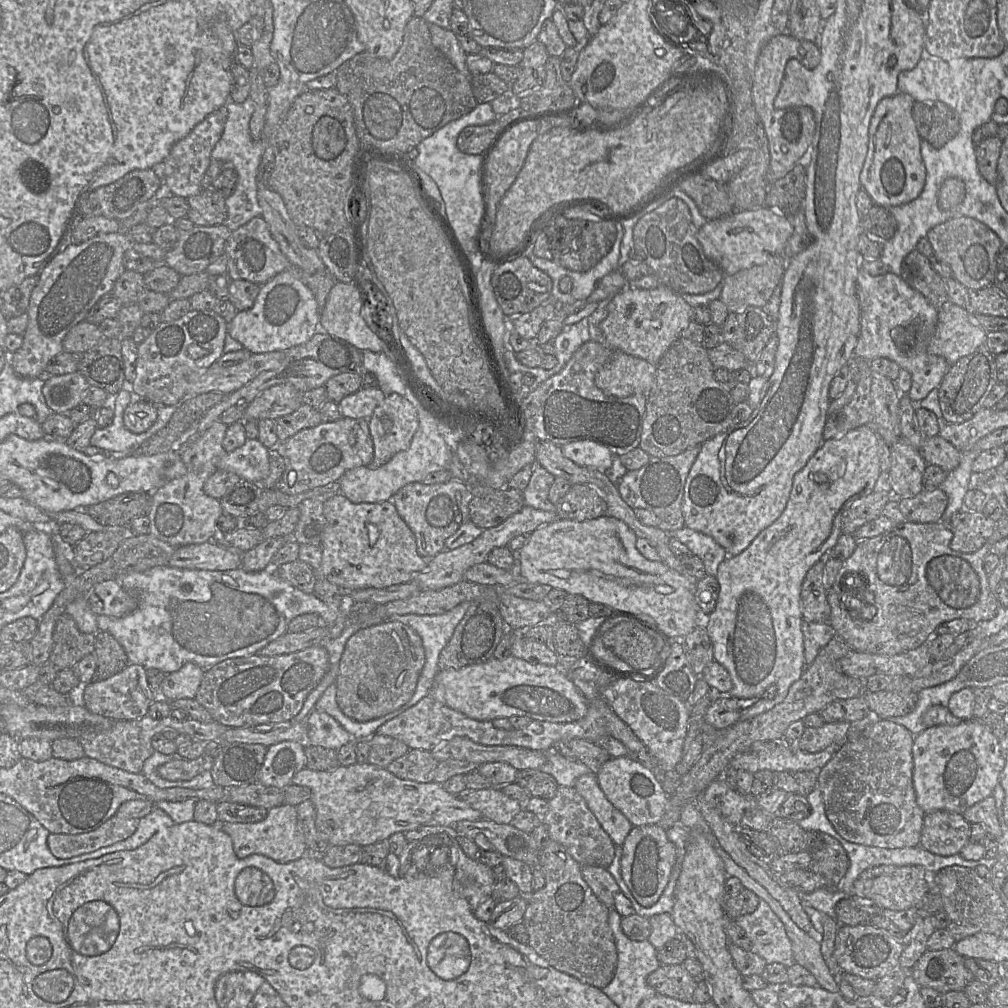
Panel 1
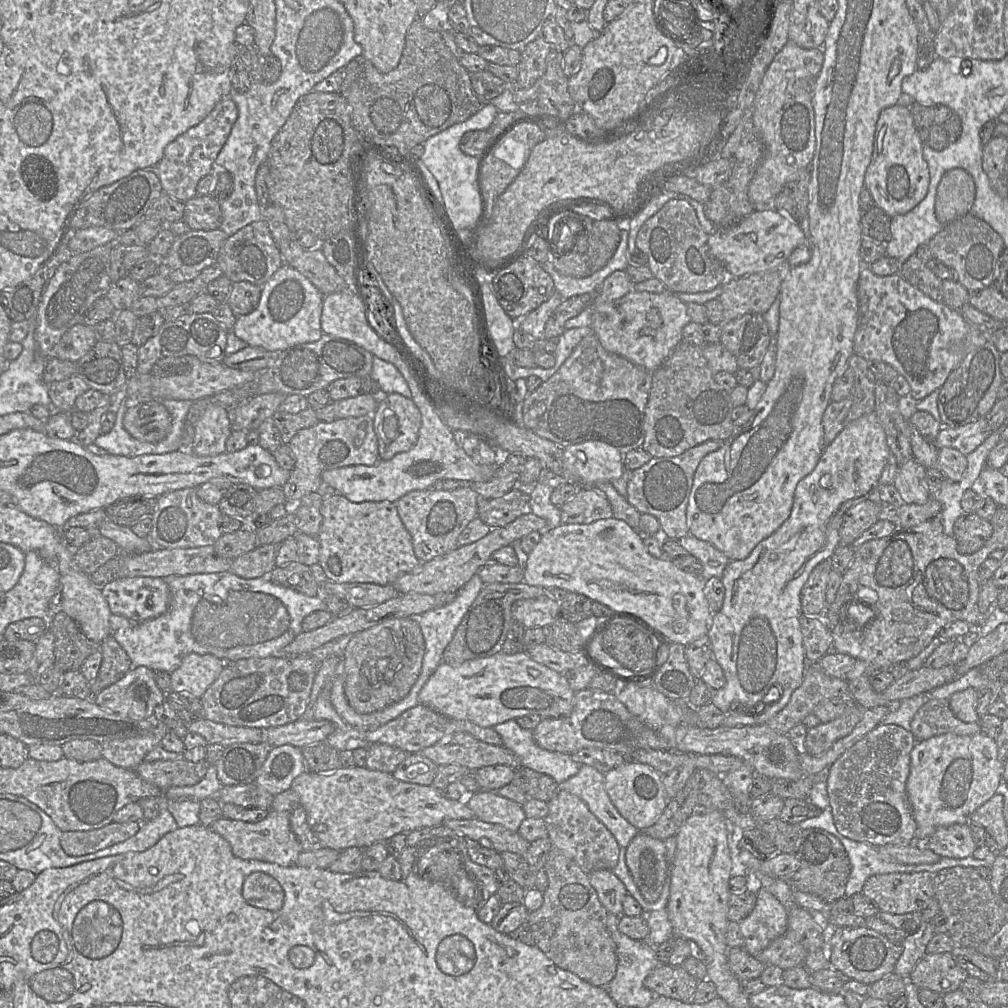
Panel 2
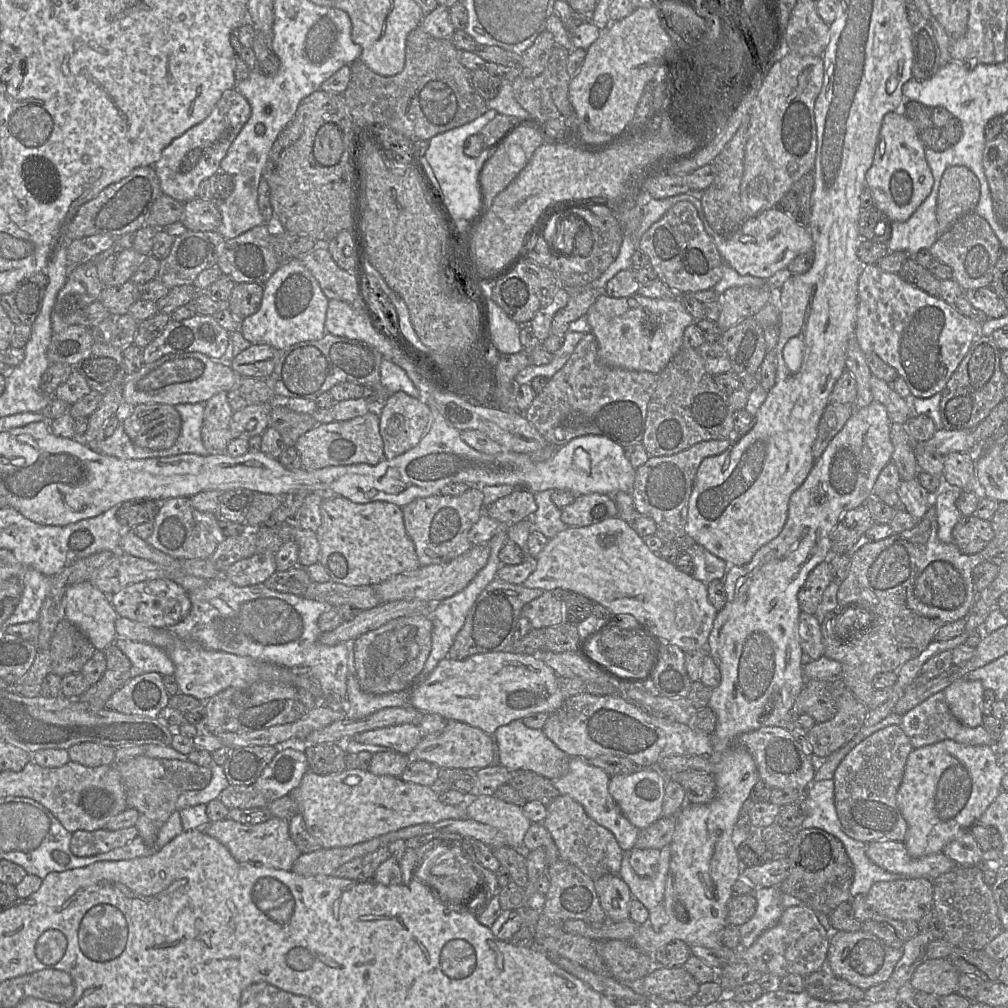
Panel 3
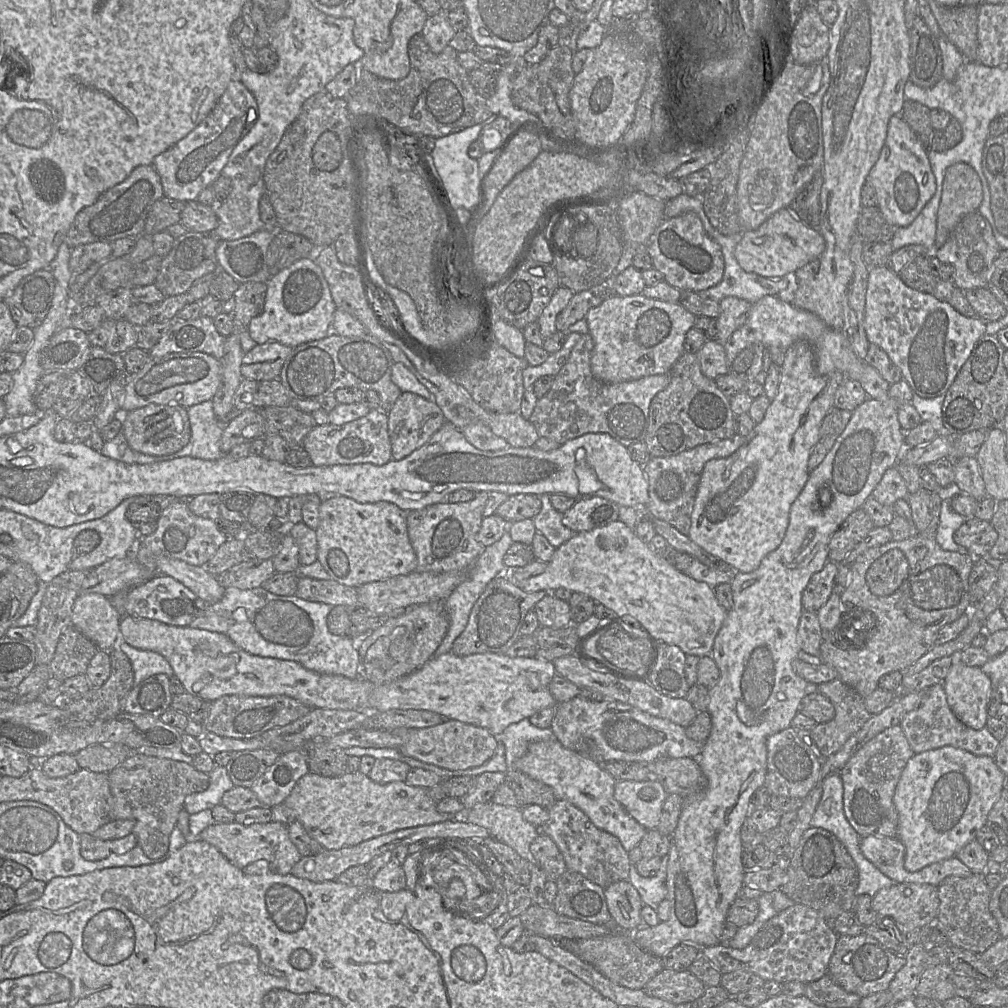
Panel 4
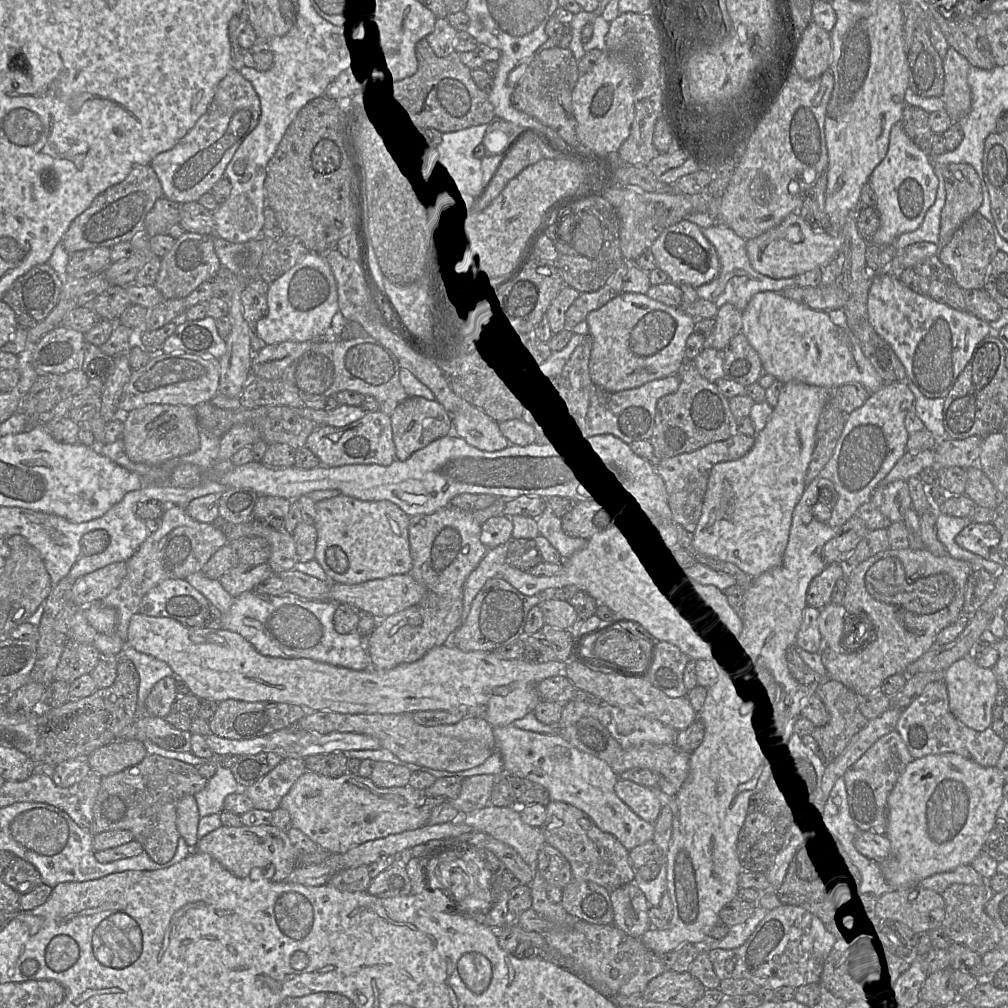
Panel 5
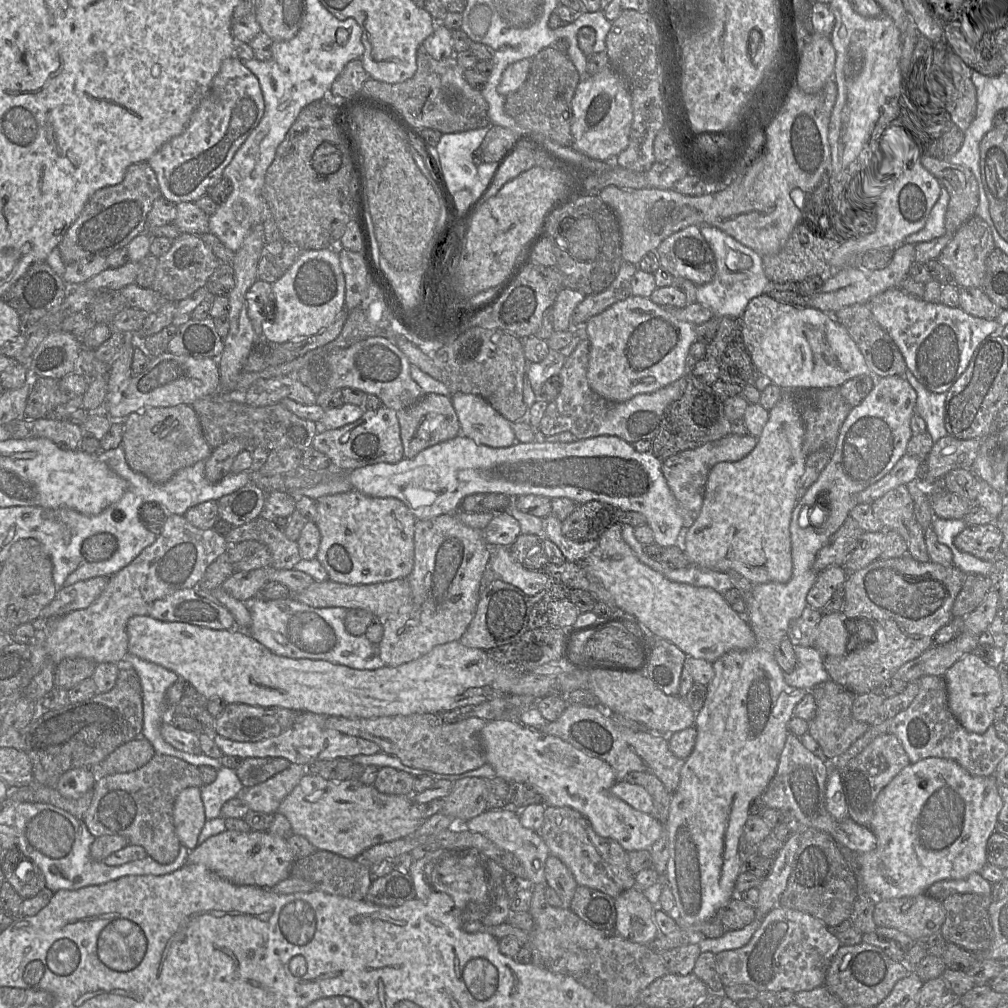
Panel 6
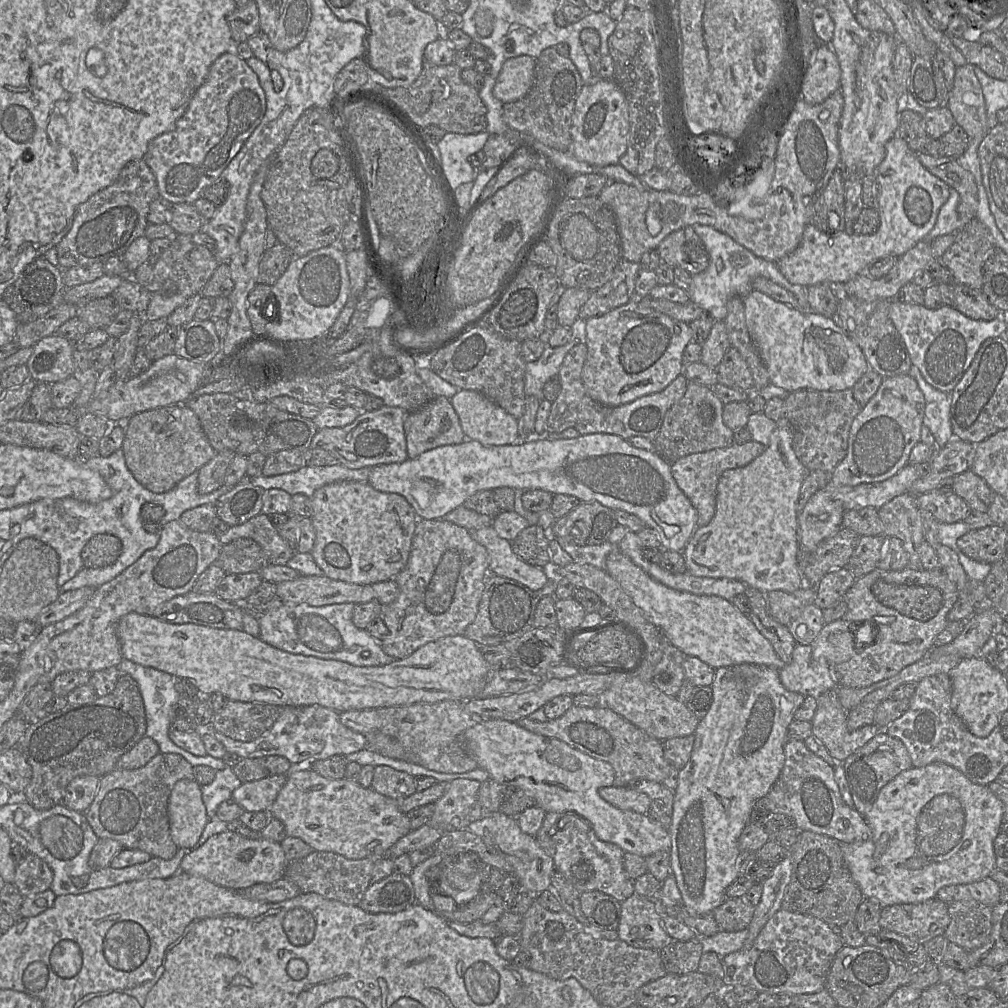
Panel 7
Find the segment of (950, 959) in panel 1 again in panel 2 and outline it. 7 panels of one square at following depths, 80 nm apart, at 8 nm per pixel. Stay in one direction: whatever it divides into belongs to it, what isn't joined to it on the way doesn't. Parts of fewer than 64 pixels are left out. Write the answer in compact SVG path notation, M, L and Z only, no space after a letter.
M927 953L915 966L908 980L919 989L945 995L960 990L968 973L955 961L951 953Z

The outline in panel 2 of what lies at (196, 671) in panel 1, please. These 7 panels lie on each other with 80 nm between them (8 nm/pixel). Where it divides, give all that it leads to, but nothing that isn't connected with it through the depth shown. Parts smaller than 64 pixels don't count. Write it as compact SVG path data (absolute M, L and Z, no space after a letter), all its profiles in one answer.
M187 654L181 665L170 673L171 691L189 693L201 698L219 676L225 664L226 661L211 654Z

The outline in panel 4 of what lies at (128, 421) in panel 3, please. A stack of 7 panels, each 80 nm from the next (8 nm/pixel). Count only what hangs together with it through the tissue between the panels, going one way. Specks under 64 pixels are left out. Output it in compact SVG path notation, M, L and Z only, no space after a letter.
M149 404L128 411L122 424L122 432L132 450L155 456L175 453L184 448L191 438L188 413L180 405Z

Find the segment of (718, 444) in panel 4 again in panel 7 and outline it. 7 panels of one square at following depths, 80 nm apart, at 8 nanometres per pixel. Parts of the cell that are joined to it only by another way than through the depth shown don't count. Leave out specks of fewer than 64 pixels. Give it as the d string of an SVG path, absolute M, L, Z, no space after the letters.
M754 440L743 444L733 442L728 447L689 454L671 463L671 474L674 480L698 513L697 527L707 525L715 514L717 485L721 474L728 469L746 466L764 450L765 446Z

